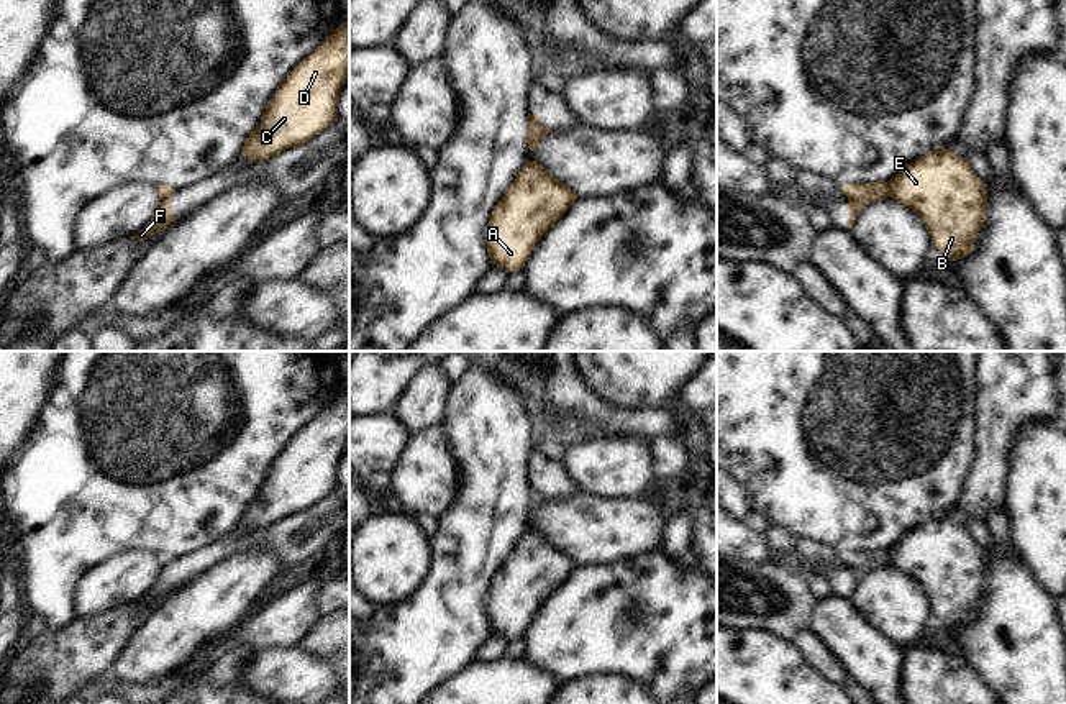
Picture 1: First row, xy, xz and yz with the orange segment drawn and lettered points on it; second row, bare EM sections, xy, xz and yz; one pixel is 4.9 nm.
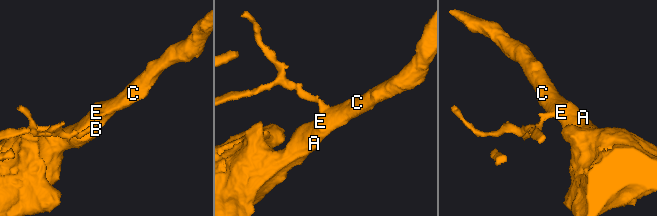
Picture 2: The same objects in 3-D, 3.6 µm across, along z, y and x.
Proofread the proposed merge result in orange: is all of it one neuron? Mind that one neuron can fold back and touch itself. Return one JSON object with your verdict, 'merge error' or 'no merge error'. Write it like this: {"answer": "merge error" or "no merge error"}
{"answer": "merge error"}

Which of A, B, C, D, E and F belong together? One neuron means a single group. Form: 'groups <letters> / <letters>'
groups A B C D E / F

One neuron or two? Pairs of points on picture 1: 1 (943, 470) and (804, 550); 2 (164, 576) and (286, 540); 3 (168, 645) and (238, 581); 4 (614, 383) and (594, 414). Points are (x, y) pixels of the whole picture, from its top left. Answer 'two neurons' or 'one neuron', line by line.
1: two neurons
2: one neuron
3: one neuron
4: two neurons

